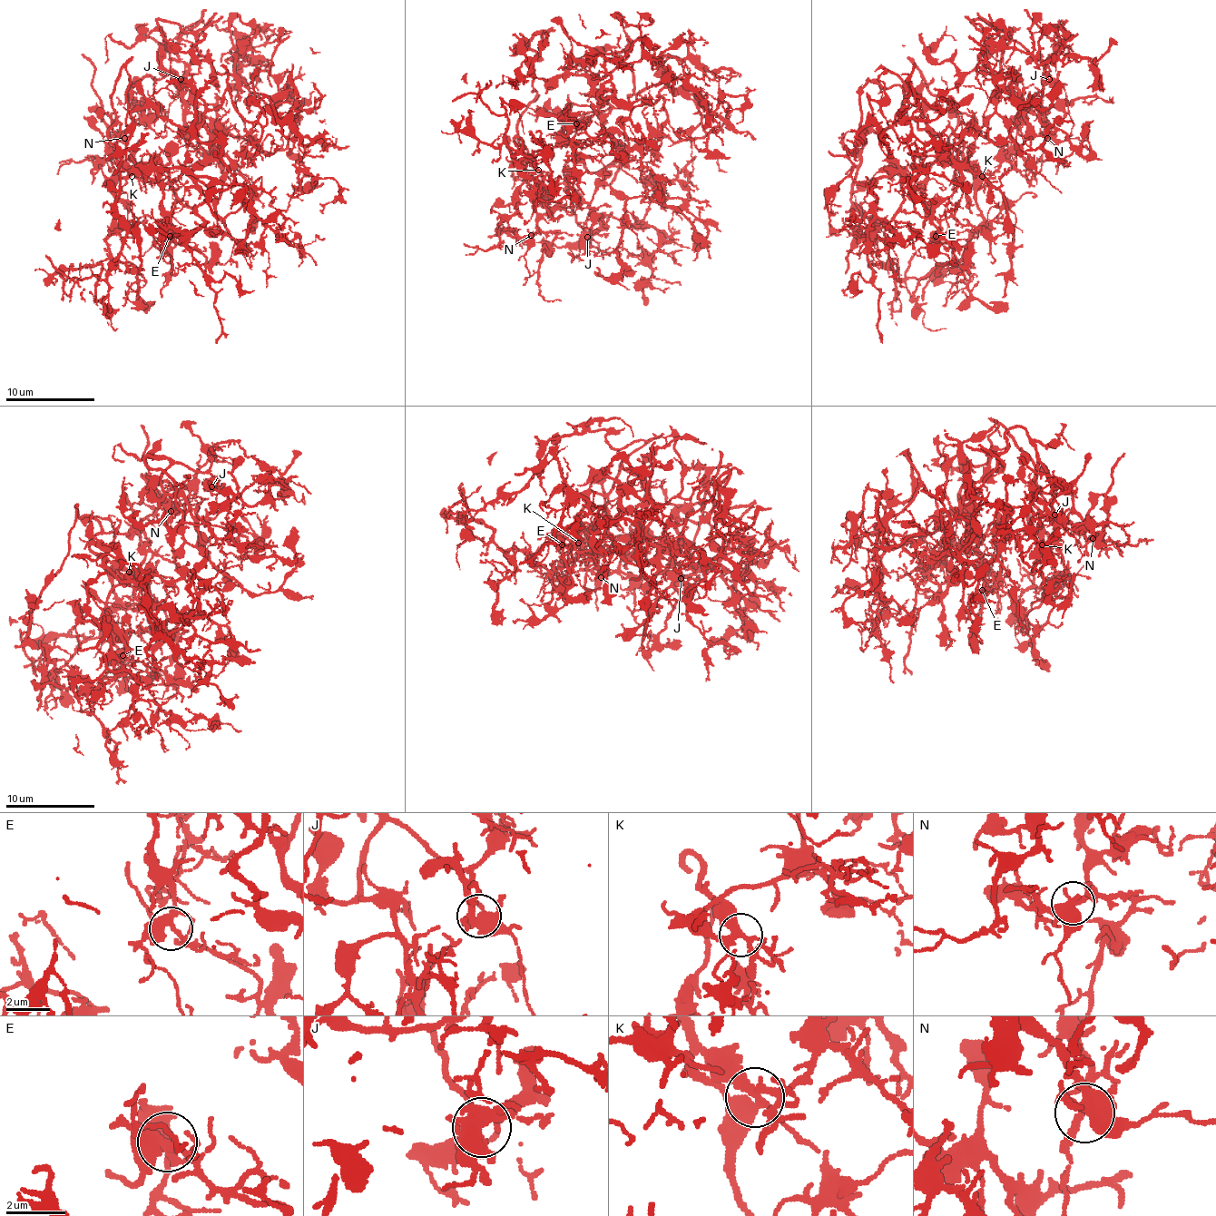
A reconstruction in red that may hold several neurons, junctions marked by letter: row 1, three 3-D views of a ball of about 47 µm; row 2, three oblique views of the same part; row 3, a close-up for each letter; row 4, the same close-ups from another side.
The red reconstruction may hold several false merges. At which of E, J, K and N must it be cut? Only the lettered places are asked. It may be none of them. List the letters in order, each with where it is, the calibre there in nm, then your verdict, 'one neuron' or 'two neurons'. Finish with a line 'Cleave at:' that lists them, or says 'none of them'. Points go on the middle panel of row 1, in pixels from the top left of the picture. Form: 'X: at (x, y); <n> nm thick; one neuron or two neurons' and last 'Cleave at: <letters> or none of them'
E: at (576, 123); 340 nm thick; one neuron
J: at (587, 237); 440 nm thick; one neuron
K: at (538, 170); 280 nm thick; one neuron
N: at (531, 235); 440 nm thick; one neuron
Cleave at: none of them

